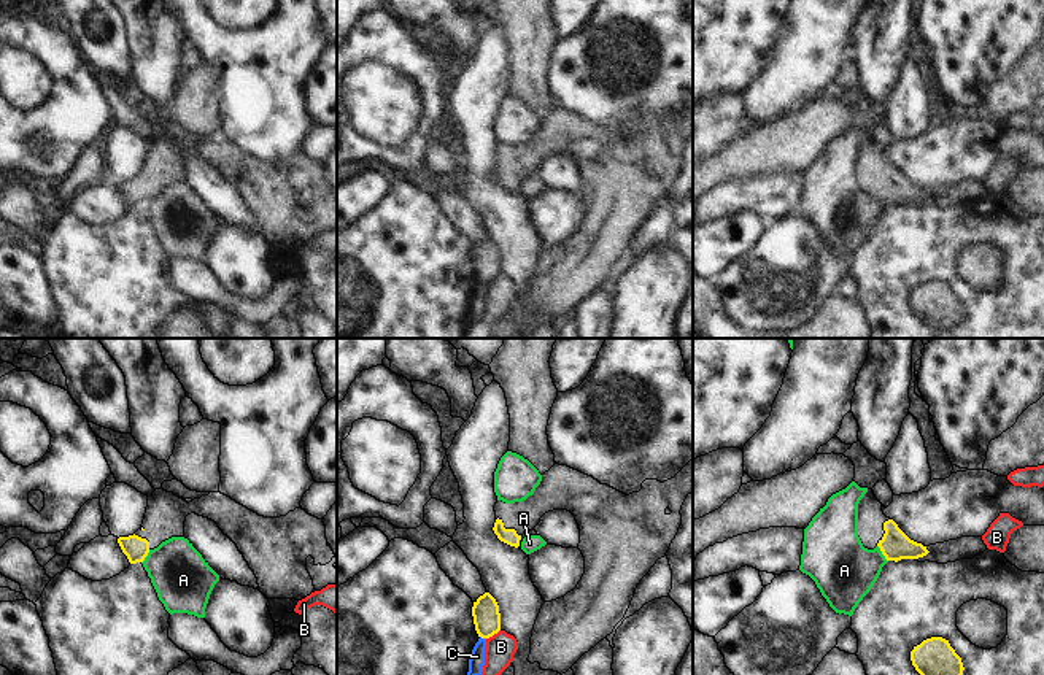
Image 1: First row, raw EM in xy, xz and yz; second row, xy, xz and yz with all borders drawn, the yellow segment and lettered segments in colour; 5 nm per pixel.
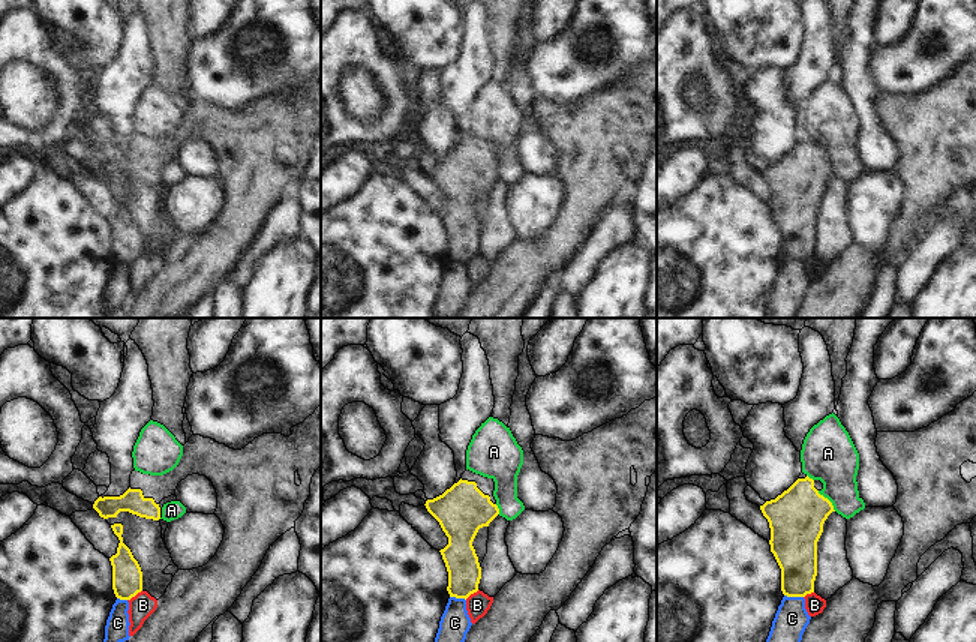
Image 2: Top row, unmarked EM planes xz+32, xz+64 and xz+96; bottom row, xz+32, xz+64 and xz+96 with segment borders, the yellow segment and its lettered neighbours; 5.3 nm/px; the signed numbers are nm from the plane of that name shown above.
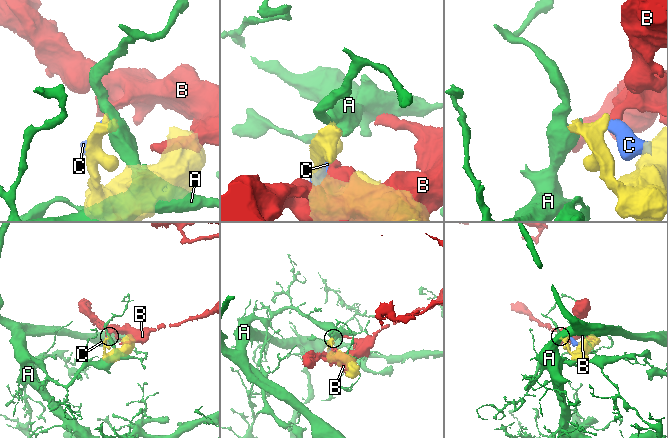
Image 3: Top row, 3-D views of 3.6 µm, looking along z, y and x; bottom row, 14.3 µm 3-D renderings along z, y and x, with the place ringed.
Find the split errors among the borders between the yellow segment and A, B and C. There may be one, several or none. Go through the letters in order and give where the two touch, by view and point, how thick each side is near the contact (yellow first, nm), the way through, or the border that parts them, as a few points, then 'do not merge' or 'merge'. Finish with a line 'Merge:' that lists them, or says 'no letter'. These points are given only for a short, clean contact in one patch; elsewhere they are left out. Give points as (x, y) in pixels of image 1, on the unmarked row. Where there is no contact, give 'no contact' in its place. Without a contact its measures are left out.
A: yz (882, 197) | 160/320 nm | along yz (877, 189), (887, 205) | do not merge
B: xz (493, 278) | 140/150 nm | do not merge
C: xz (483, 281) | 140/80 nm | along xz (480, 280), (485, 283) | do not merge
Merge: no letter

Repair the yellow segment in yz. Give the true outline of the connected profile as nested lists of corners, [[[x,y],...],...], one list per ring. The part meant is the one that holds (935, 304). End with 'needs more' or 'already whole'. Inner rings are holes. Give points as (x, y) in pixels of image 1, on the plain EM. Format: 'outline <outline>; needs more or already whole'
outline [[[931,281],[914,291],[911,305],[915,314],[931,329],[949,330],[963,319],[961,302],[942,281]]]; already whole

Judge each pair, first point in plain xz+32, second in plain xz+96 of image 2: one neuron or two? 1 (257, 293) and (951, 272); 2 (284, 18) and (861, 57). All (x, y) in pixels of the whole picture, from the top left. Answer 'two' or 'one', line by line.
1: one
2: two

